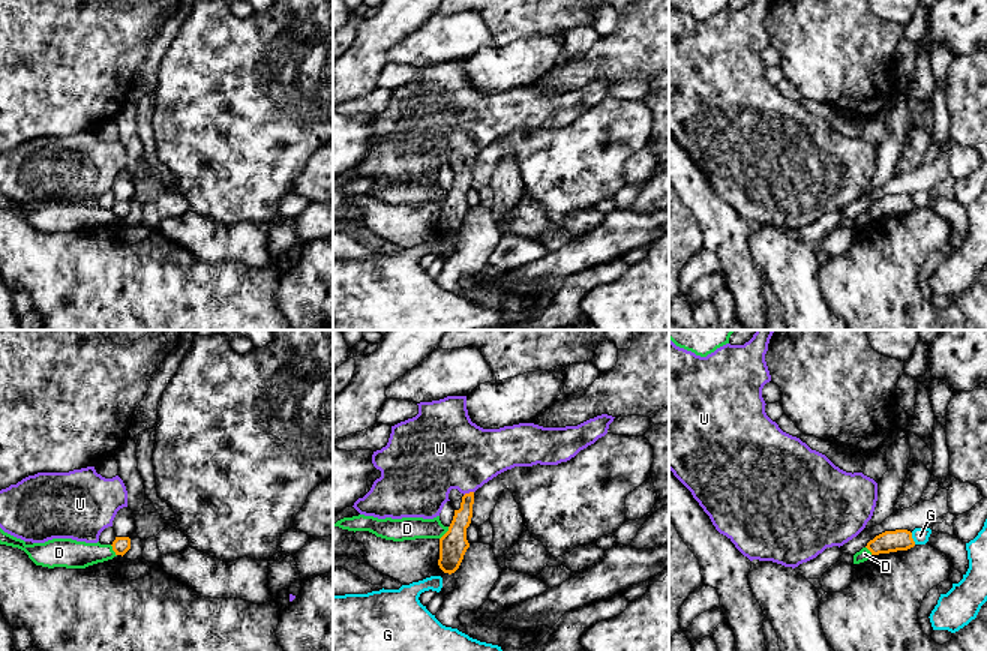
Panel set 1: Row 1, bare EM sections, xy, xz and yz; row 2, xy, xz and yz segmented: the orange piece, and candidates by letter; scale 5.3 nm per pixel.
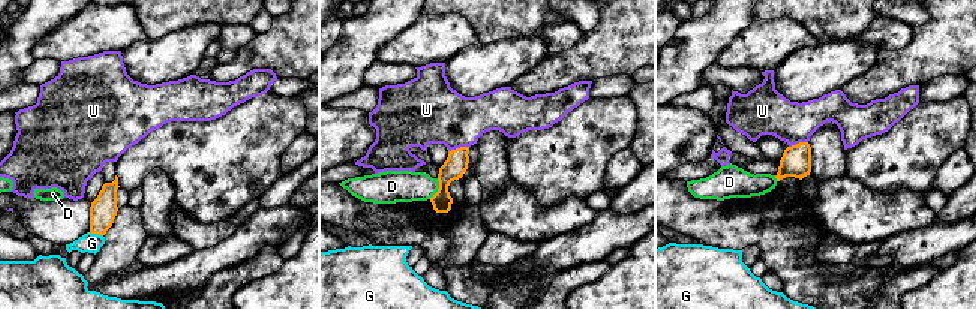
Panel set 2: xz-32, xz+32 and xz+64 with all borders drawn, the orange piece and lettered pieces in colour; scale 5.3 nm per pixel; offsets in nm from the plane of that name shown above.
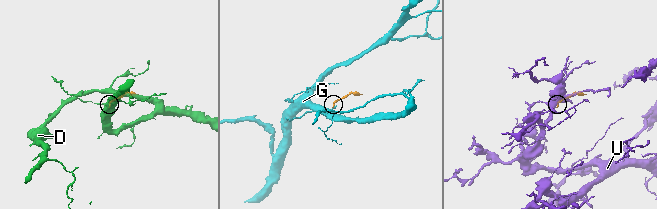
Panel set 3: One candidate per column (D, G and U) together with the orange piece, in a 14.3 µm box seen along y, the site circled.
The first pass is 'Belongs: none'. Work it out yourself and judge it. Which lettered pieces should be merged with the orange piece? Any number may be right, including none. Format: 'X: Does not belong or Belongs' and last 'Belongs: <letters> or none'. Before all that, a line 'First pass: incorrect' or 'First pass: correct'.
First pass: correct
D: Does not belong
G: Does not belong
U: Does not belong
Belongs: none

